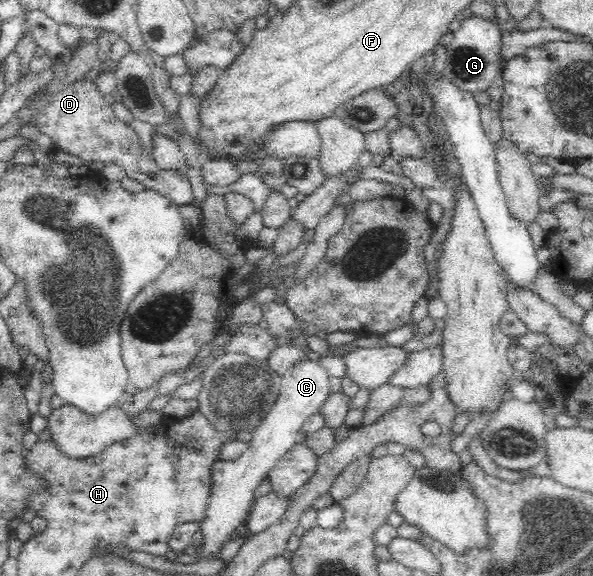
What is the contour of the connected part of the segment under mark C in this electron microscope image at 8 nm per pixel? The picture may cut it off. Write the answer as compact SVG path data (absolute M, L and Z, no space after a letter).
M308 358L296 361L282 376L280 394L275 405L264 415L260 424L254 428L252 438L244 454L231 461L212 462L212 488L208 496L206 514L198 522L202 542L196 549L196 558L220 559L220 551L230 541L235 530L241 530L243 523L248 518L254 499L254 490L267 478L268 470L286 454L296 442L304 438L305 434L300 431L312 414L318 413L320 406L326 402L332 392L329 385L330 375L320 363Z

